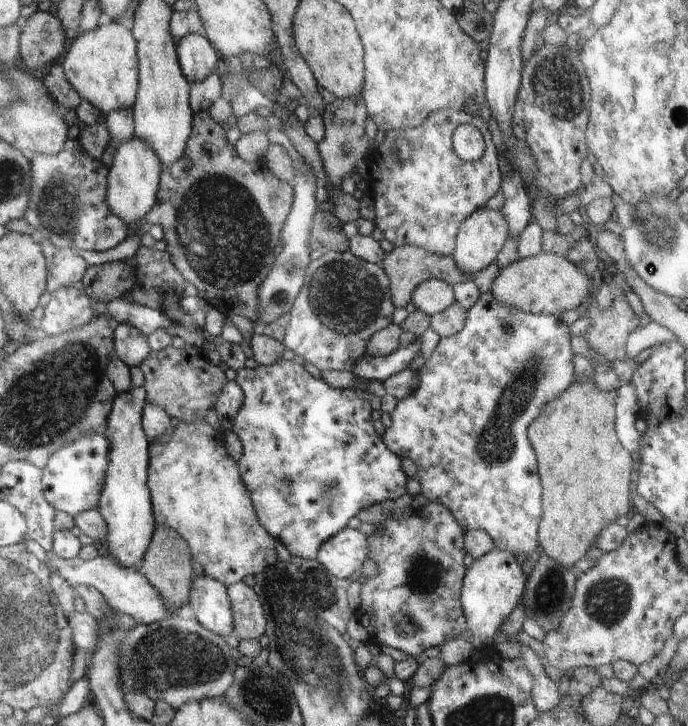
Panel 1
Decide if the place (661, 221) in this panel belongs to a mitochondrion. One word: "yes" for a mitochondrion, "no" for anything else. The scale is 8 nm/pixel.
yes

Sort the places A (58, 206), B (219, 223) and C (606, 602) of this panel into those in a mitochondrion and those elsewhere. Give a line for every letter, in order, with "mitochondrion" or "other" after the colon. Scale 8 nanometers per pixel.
A: mitochondrion
B: mitochondrion
C: mitochondrion

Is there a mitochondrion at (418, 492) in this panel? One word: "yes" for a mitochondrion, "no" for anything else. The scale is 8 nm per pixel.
no

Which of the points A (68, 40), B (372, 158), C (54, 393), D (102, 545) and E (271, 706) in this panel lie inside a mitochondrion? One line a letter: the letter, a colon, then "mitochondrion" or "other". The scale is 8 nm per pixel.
A: other
B: other
C: mitochondrion
D: other
E: mitochondrion

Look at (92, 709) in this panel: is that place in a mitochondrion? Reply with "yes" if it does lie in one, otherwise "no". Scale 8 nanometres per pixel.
no

